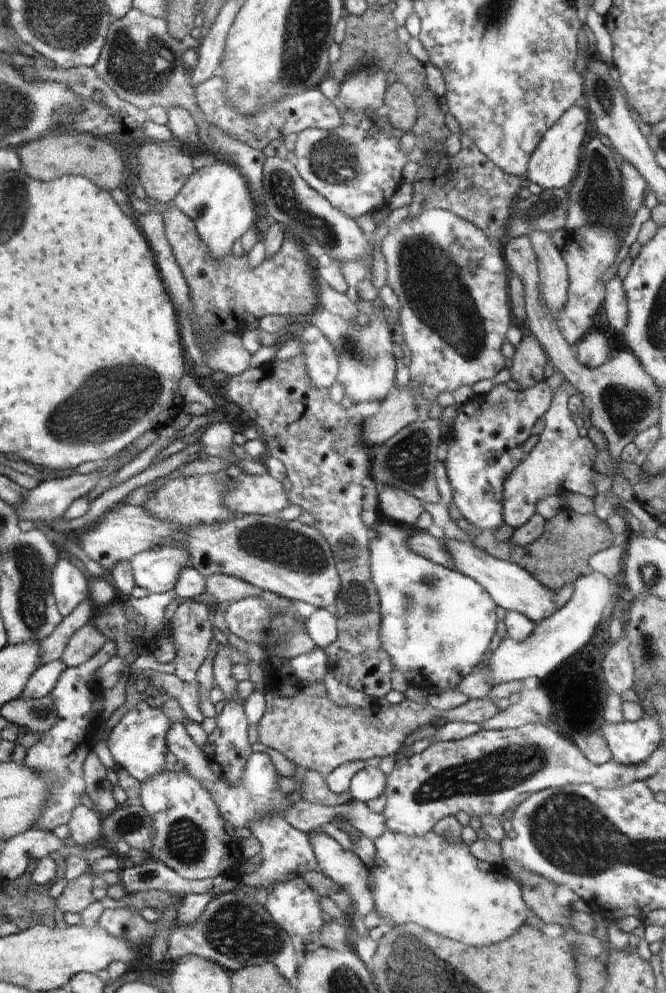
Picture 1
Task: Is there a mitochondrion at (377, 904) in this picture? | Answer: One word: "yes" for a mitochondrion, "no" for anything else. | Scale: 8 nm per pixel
no

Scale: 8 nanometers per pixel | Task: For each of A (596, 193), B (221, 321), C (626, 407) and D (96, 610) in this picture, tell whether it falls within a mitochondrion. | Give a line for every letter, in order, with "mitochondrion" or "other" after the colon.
A: mitochondrion
B: other
C: mitochondrion
D: other

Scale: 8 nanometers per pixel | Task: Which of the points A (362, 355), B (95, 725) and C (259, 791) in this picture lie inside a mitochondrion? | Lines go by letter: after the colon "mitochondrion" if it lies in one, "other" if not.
A: mitochondrion
B: other
C: other

